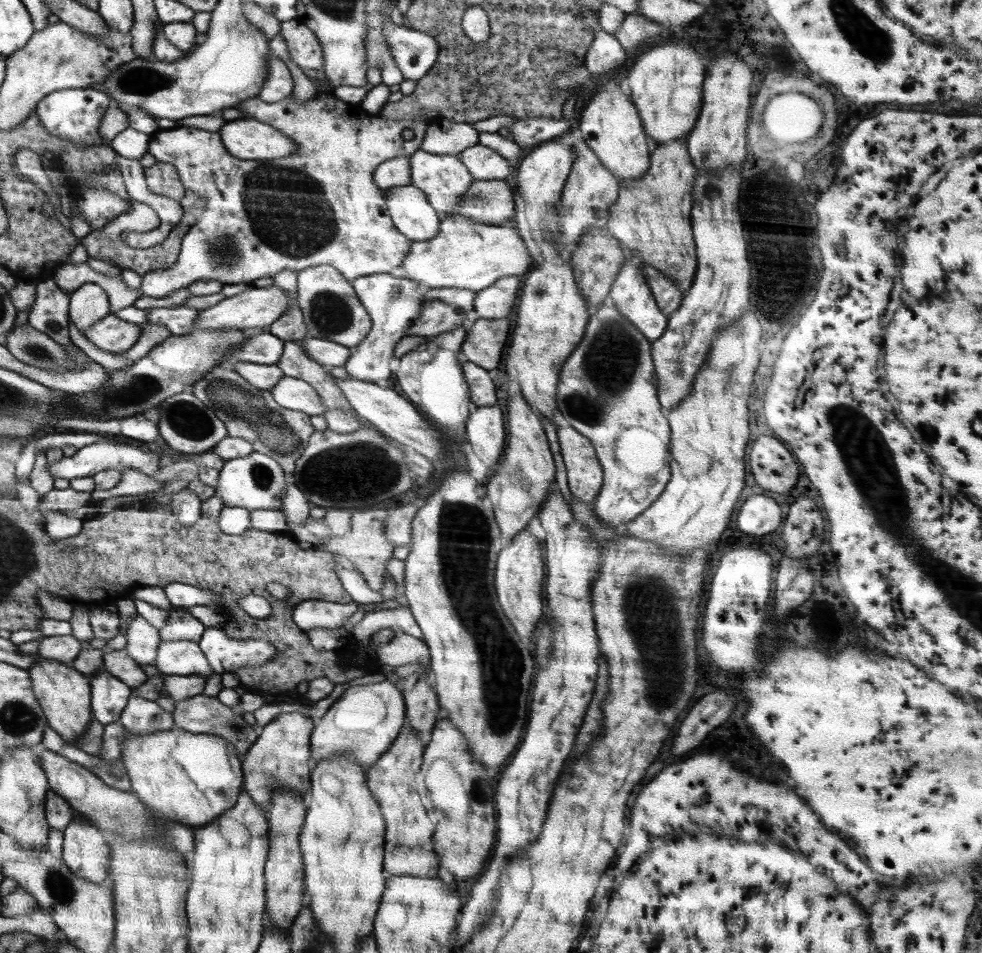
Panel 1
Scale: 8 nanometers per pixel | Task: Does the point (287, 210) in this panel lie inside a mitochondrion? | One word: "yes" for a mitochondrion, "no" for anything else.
yes

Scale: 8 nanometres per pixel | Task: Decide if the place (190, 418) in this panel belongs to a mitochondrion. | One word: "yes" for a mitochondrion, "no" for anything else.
yes

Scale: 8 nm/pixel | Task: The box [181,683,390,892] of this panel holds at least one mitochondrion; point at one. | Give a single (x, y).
(227, 726)

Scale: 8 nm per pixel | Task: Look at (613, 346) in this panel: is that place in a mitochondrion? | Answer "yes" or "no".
yes

